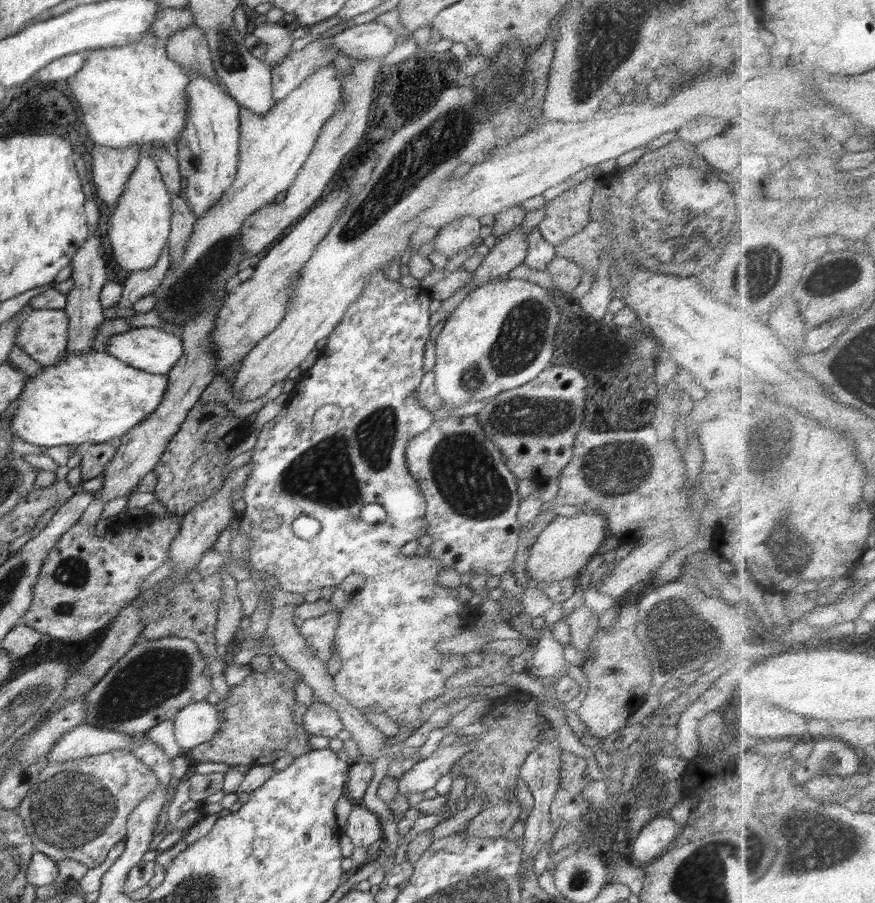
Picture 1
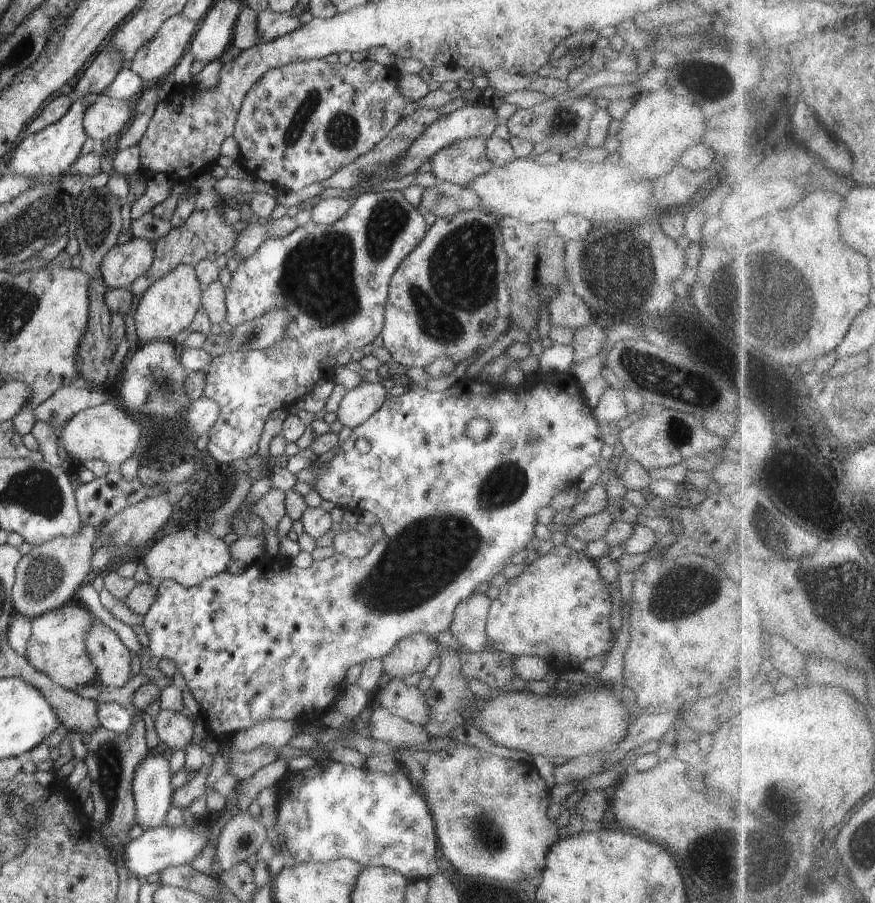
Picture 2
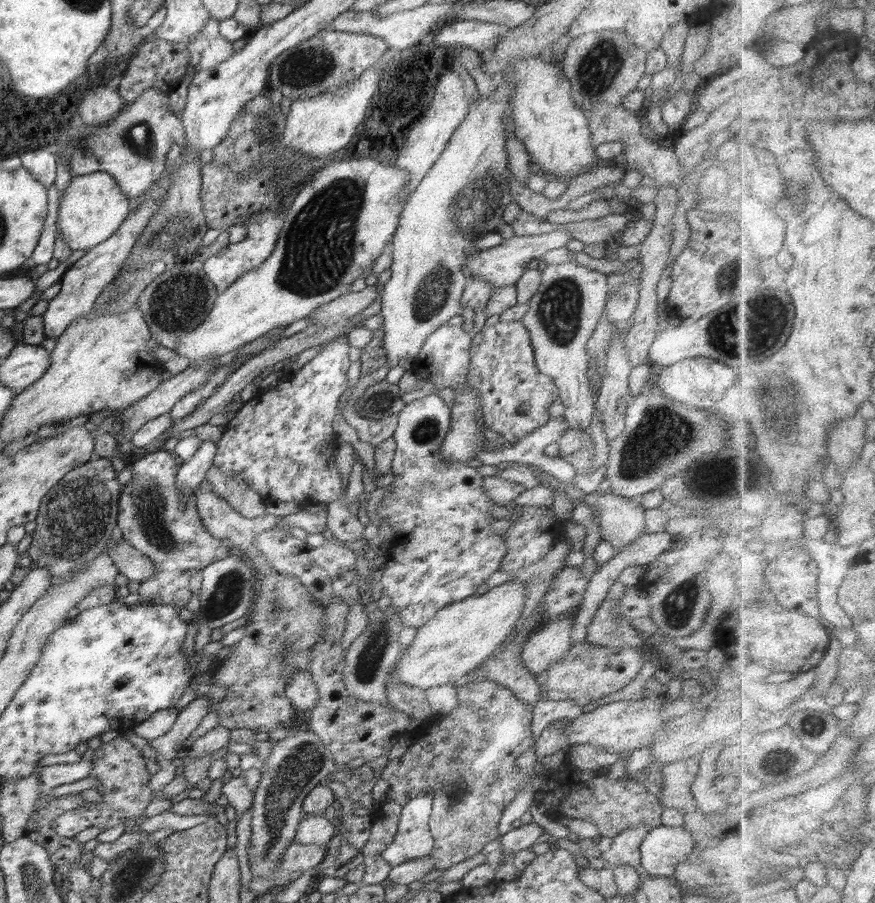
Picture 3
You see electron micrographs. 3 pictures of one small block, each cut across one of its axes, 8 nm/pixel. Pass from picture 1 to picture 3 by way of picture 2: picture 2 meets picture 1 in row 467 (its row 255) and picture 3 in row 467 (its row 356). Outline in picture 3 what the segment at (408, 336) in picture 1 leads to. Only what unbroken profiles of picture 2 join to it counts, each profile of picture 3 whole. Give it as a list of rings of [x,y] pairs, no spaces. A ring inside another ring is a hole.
[[[338,336],[334,341],[326,342],[326,347],[320,349],[318,354],[295,372],[290,380],[286,378],[284,382],[268,390],[260,389],[256,396],[246,401],[236,416],[224,425],[224,434],[217,442],[213,464],[220,470],[224,468],[240,473],[247,484],[248,492],[260,495],[267,505],[276,502],[295,502],[306,507],[311,504],[334,502],[342,490],[342,477],[338,470],[332,470],[332,454],[324,450],[328,450],[336,439],[332,420],[342,393],[348,389],[346,373],[352,363],[348,350],[350,345],[347,337]]]

